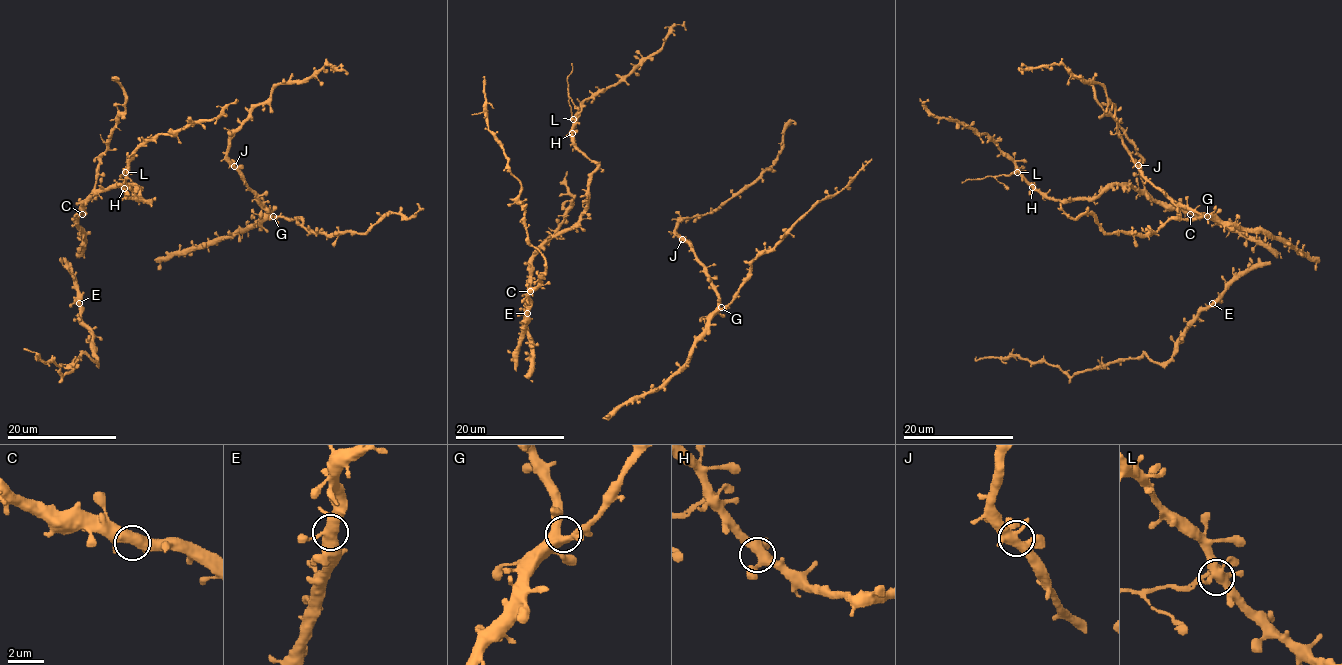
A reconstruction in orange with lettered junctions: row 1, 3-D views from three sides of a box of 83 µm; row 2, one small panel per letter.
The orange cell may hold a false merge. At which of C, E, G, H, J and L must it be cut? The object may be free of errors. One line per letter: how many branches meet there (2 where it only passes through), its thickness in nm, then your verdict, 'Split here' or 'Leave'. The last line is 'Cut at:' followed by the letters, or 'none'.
C: Branches: 3. Thickness 460 nm. Leave
E: Branches: 4. Thickness 440 nm. Leave
G: Branches: 4. Thickness 440 nm. Leave
H: Branches: 4. Thickness 460 nm. Leave
J: Branches: 5. Thickness 440 nm. Leave
L: Branches: 6. Thickness 480 nm. Split here
Cut at: L

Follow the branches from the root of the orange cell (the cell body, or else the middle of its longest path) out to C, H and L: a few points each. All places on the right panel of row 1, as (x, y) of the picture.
C: (1281, 258), (1251, 237), (1227, 230), (1205, 216), (1190, 214)
H: (1281, 258), (1205, 216), (1165, 209), (1135, 187), (1113, 185), (1096, 196), (1070, 200), (1051, 200), (1032, 187)
L: (1281, 258), (1205, 216), (1165, 209), (1135, 187), (1113, 185), (1092, 197), (1051, 200), (1018, 172)

